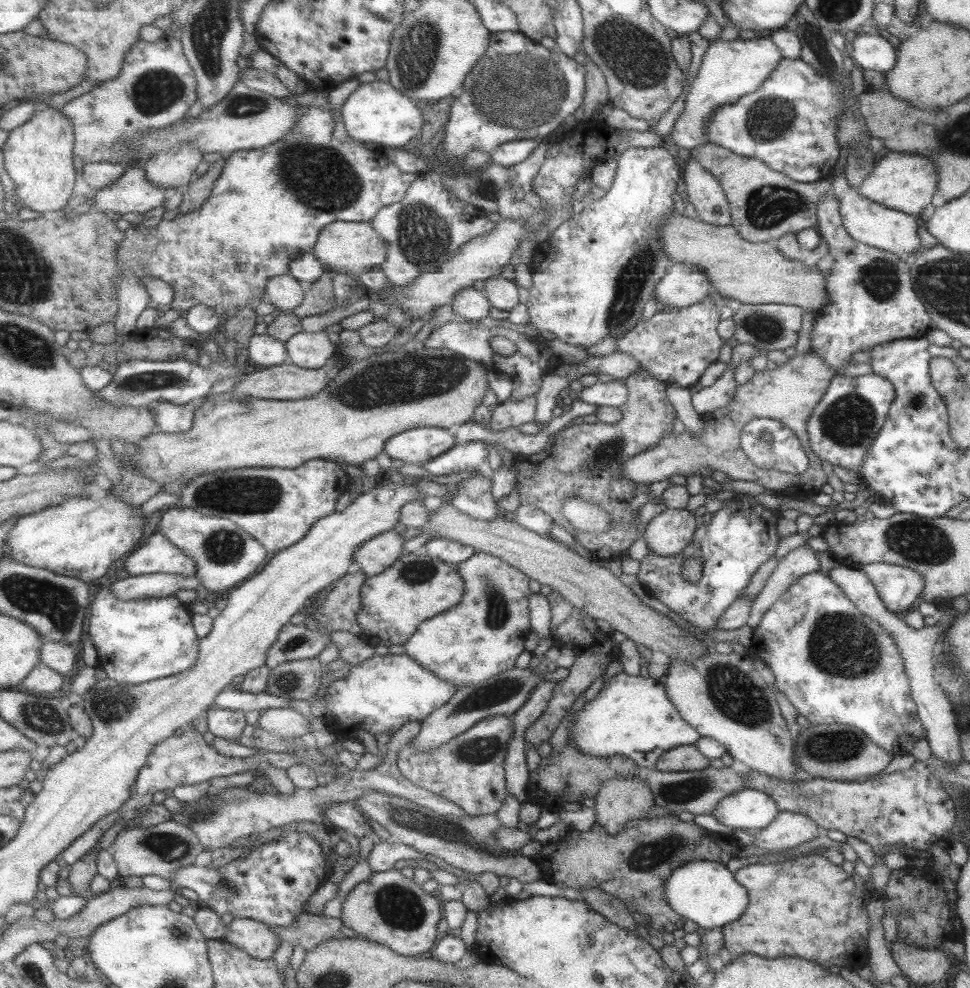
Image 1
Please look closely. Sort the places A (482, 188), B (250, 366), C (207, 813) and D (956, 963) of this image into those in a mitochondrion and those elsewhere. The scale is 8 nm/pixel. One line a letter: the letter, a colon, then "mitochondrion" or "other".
A: mitochondrion
B: other
C: mitochondrion
D: other

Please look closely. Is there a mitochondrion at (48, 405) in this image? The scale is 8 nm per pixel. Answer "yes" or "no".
no

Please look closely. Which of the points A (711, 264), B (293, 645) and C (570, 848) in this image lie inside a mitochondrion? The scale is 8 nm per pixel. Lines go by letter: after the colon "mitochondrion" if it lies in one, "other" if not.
A: other
B: mitochondrion
C: other

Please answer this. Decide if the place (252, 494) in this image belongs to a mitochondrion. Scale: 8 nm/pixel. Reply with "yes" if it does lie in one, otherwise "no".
yes

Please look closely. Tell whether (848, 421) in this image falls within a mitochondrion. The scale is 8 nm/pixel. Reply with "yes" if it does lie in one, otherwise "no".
yes

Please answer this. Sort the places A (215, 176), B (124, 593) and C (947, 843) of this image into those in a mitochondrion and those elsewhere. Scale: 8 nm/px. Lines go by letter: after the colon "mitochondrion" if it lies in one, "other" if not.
A: other
B: other
C: other

